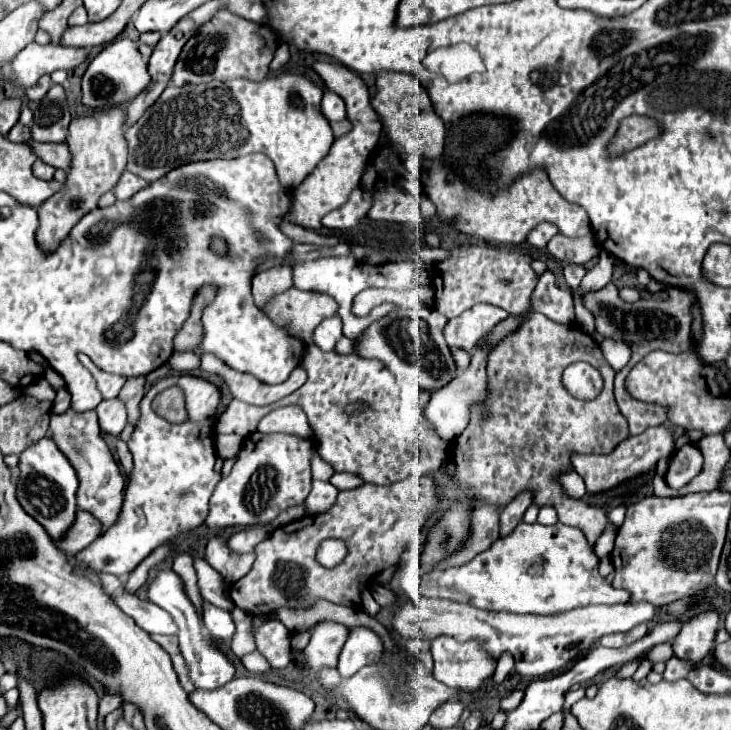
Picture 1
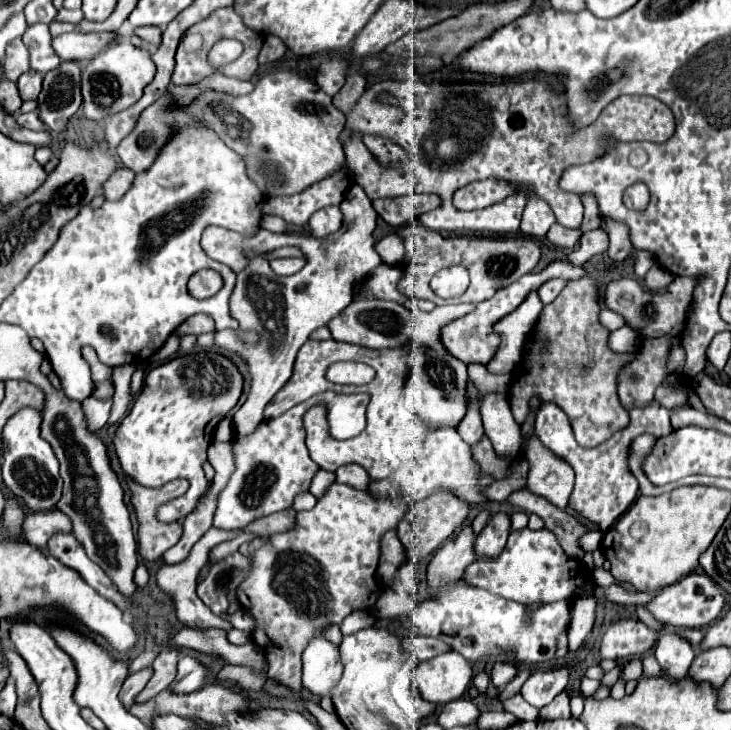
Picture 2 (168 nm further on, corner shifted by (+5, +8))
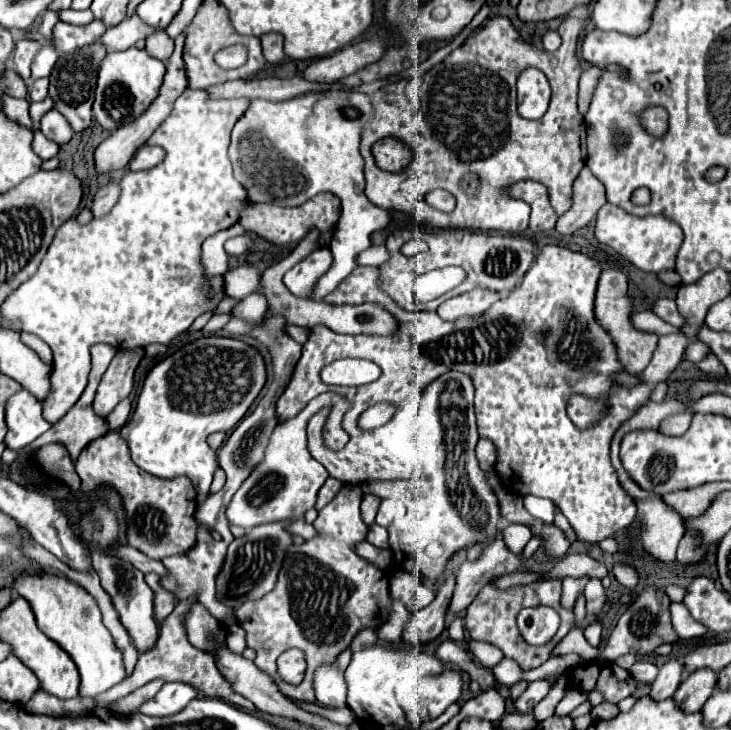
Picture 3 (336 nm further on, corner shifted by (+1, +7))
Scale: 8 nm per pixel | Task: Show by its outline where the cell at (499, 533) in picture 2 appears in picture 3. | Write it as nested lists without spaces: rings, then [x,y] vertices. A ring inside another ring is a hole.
[[[499,533],[493,543],[489,543],[481,557],[475,561],[463,561],[457,573],[457,587],[449,603],[451,613],[461,613],[475,599],[475,595],[497,575],[513,573],[519,567],[521,559],[509,551]]]

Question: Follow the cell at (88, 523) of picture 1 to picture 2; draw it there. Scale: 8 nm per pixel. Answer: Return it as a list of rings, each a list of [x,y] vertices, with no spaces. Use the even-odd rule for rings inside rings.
[[[61,510],[33,512],[23,520],[23,538],[31,546],[43,548],[53,532],[71,532],[71,520]]]

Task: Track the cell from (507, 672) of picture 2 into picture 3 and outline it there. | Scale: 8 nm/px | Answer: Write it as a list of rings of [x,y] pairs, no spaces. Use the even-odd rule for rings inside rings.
[[[471,641],[471,651],[477,657],[477,661],[483,667],[495,667],[497,663],[501,663],[501,659],[505,657],[497,647],[489,645],[489,643],[481,643],[481,641]]]

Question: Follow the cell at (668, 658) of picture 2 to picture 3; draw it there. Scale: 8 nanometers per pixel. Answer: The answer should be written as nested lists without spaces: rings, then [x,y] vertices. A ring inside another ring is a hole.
[[[675,657],[669,659],[669,663],[665,663],[657,675],[657,679],[653,681],[653,687],[651,687],[651,697],[653,699],[667,699],[667,697],[673,697],[673,693],[677,691],[677,687],[681,685],[683,681],[683,663]]]

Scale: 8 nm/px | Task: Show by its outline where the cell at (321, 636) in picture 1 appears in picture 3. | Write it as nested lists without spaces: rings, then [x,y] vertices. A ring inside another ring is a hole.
[[[323,663],[315,669],[313,689],[321,705],[347,707],[347,701],[345,701],[347,685],[345,685],[343,671],[337,667],[337,663]]]

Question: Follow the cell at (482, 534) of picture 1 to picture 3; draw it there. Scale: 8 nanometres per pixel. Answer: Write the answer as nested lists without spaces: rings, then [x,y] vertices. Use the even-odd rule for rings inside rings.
[[[455,573],[447,575],[439,585],[439,591],[433,603],[429,603],[425,609],[411,615],[403,633],[403,639],[407,643],[427,643],[439,637],[439,633],[445,629],[445,615],[455,589],[455,577],[457,577]]]

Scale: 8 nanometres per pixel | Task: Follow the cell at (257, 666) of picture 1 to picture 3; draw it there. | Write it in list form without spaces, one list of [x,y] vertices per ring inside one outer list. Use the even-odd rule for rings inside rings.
[[[189,597],[189,599],[183,599],[177,603],[177,607],[173,609],[173,613],[169,617],[165,617],[165,621],[161,623],[161,633],[159,633],[159,639],[155,643],[155,647],[151,647],[149,651],[143,651],[139,655],[139,661],[133,669],[133,673],[119,685],[111,687],[111,691],[107,691],[105,695],[99,695],[95,697],[97,699],[97,705],[101,707],[103,703],[111,703],[111,701],[117,701],[121,699],[123,695],[129,695],[133,693],[135,689],[143,687],[145,683],[157,679],[157,677],[171,677],[171,681],[183,681],[183,683],[189,683],[193,685],[197,691],[201,691],[205,697],[219,697],[219,699],[227,699],[229,703],[235,703],[237,707],[243,707],[245,711],[257,711],[257,707],[241,697],[239,693],[231,691],[231,685],[223,679],[223,675],[219,673],[219,669],[215,667],[215,661],[211,659],[209,653],[203,653],[199,651],[197,647],[193,647],[187,639],[187,629],[183,625],[183,619],[187,615],[187,611],[197,603],[197,597]]]

